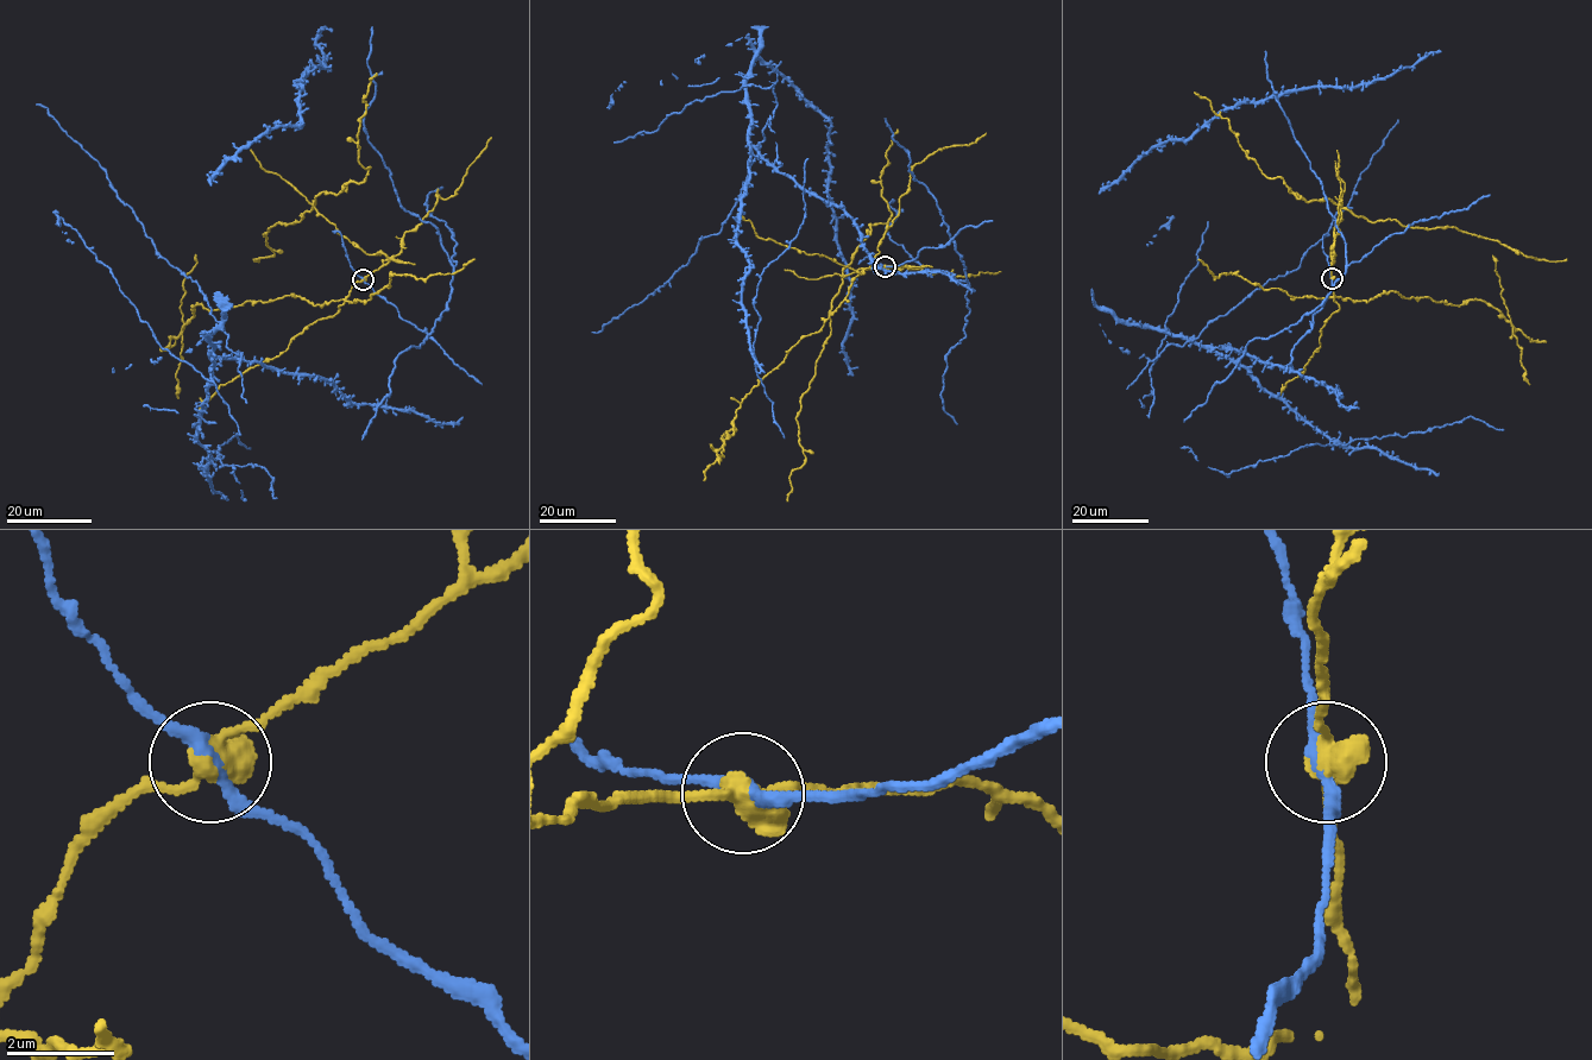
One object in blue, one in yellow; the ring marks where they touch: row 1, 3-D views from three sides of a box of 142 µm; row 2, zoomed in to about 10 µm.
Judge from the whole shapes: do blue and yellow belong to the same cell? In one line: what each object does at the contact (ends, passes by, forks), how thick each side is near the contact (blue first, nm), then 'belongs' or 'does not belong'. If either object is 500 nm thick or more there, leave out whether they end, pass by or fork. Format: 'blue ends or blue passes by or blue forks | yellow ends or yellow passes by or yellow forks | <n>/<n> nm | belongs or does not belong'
blue passes by | yellow passes by | 280/440 nm | does not belong

